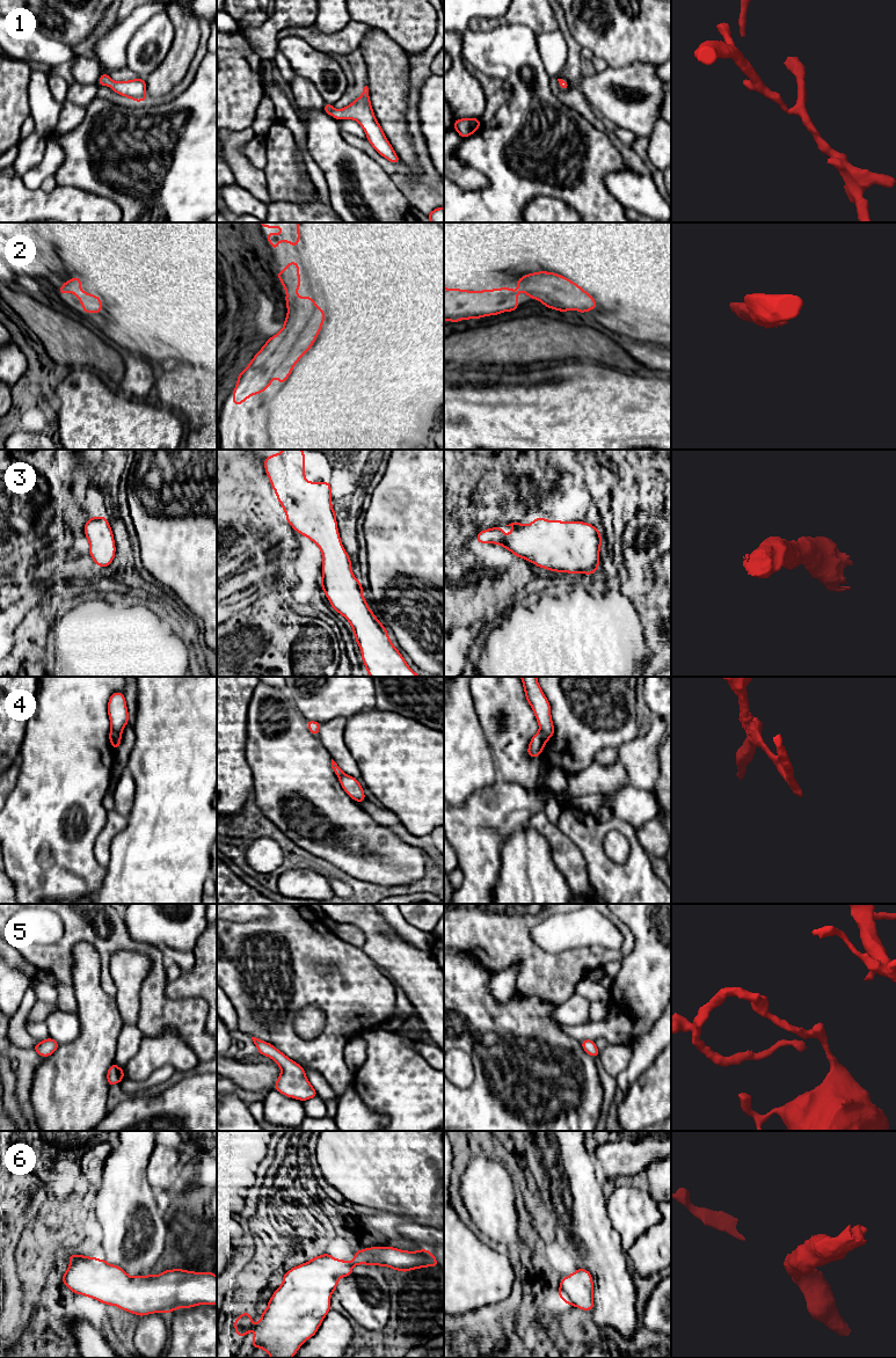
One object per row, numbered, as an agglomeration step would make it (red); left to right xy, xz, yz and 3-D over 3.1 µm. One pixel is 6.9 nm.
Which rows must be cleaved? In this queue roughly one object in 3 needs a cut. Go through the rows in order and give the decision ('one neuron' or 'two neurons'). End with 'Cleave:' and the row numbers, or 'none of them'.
1: one neuron
2: one neuron
3: one neuron
4: two neurons
5: one neuron
6: one neuron
Cleave: 4

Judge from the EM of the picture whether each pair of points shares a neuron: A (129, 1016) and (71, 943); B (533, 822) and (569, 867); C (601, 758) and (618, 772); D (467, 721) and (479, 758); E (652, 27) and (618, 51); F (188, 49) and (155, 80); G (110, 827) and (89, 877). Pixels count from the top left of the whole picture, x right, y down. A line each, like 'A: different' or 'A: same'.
A: different
B: same
C: different
D: same
E: same
F: same
G: different

